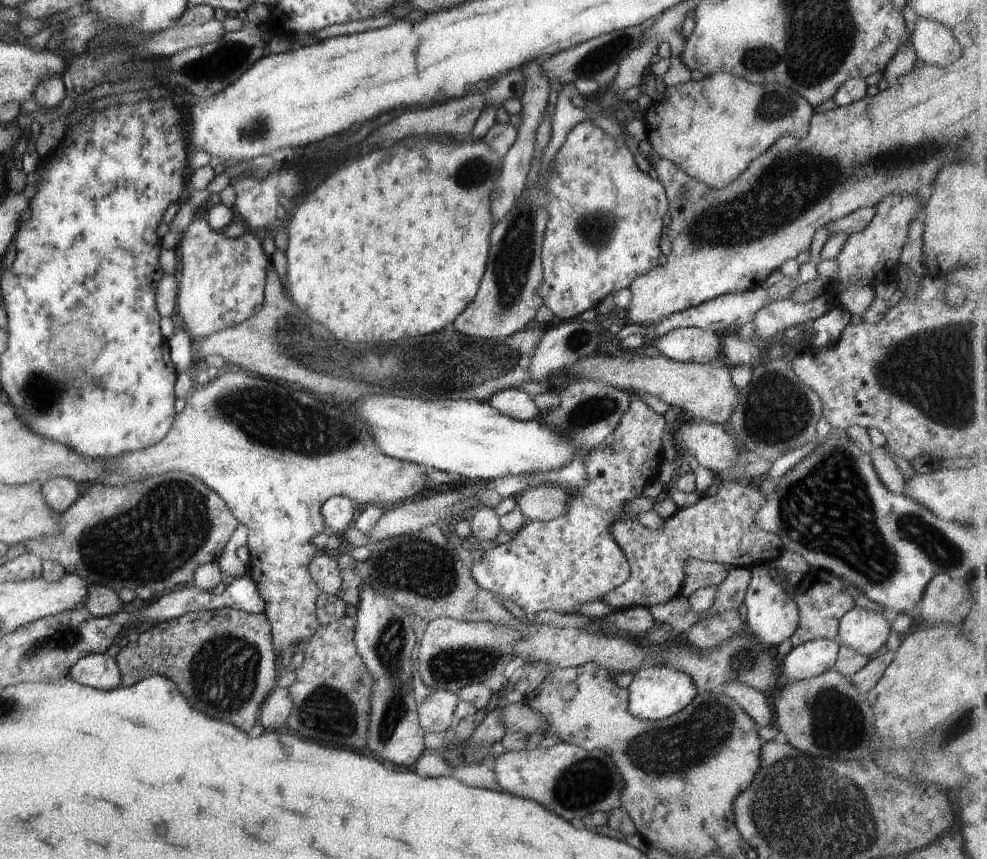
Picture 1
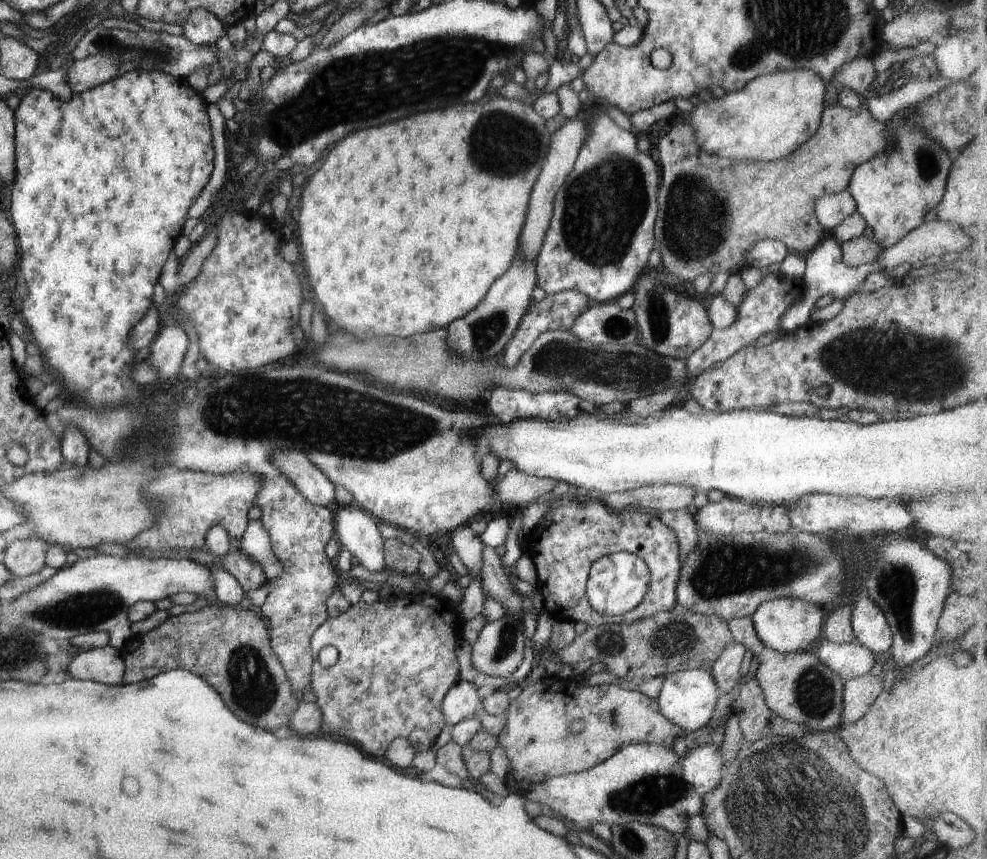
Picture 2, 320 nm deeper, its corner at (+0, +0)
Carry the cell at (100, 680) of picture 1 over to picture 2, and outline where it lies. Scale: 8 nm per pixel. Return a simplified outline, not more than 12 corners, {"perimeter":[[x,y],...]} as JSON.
{"perimeter":[[108,645],[72,657],[75,679],[120,685],[121,651]]}

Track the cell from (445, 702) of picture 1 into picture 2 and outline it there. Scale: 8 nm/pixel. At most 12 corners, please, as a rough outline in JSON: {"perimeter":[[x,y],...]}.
{"perimeter":[[458,680],[441,704],[449,728],[478,716],[477,687]]}

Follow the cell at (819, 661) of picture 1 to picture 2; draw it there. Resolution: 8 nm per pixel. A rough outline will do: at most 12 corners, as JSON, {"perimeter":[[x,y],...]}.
{"perimeter":[[820,640],[815,655],[845,681],[870,673],[874,653],[860,642]]}

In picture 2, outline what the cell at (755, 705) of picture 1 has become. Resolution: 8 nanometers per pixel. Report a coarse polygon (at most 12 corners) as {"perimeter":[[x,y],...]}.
{"perimeter":[[728,643],[709,670],[720,694],[742,681],[746,650]]}

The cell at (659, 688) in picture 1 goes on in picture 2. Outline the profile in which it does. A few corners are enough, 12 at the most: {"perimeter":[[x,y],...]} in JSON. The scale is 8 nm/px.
{"perimeter":[[712,673],[666,674],[656,700],[666,720],[695,731],[712,718]]}

